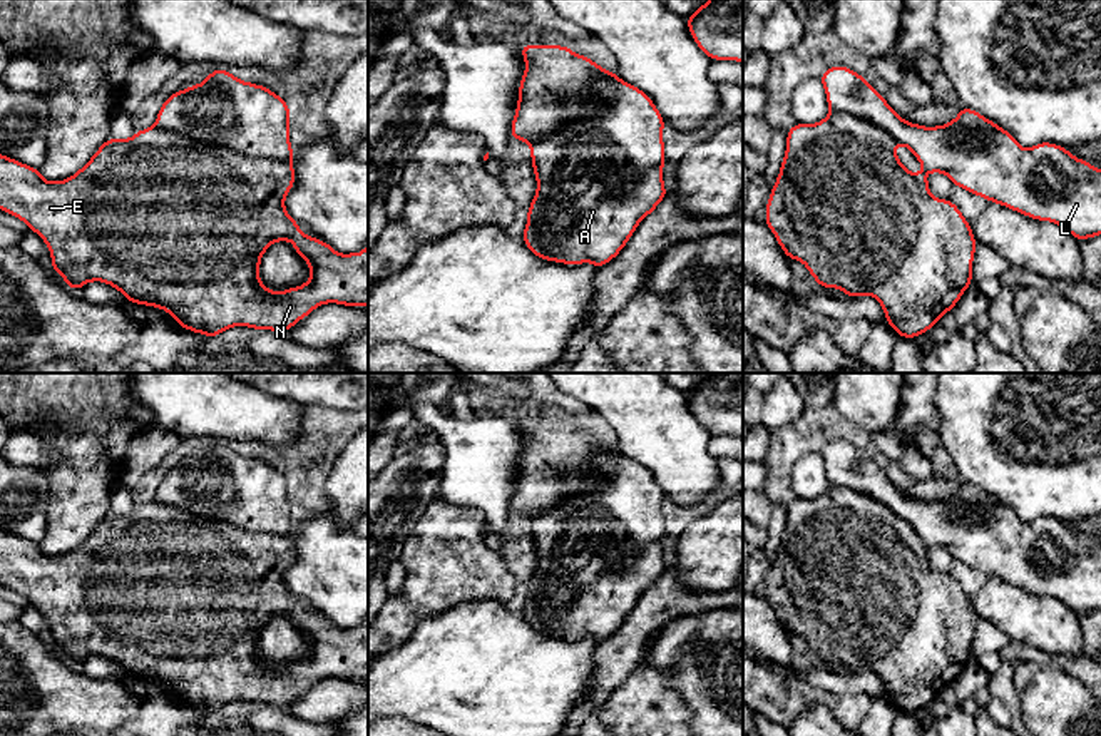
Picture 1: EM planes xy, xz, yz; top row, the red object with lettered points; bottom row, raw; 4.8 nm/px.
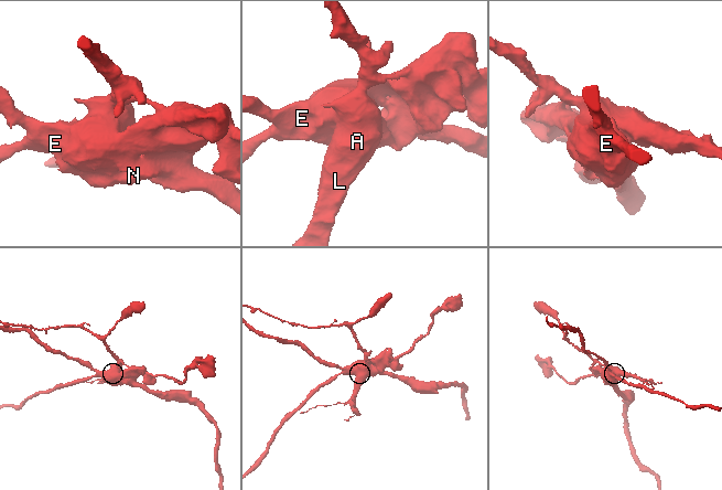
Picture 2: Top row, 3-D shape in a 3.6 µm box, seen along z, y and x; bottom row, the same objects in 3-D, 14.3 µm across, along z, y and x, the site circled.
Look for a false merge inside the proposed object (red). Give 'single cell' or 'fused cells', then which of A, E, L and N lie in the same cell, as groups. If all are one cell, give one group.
fused cells | A L / E N

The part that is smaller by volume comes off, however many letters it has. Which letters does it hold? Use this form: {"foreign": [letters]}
{"foreign": ["A", "L"]}

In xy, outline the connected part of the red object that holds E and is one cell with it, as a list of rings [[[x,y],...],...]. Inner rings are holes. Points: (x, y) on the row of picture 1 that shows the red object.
[[[154,125],[136,130],[132,139],[109,137],[82,169],[57,182],[45,181],[37,167],[0,154],[0,209],[44,239],[52,254],[50,268],[74,291],[102,281],[122,293],[127,303],[161,308],[179,326],[207,338],[233,326],[281,333],[326,303],[368,306],[368,243],[361,254],[340,254],[328,243],[303,234],[284,209],[294,181],[289,161],[248,157]],[[276,241],[293,241],[296,254],[308,263],[311,278],[303,286],[269,291],[259,281],[261,258]]]

